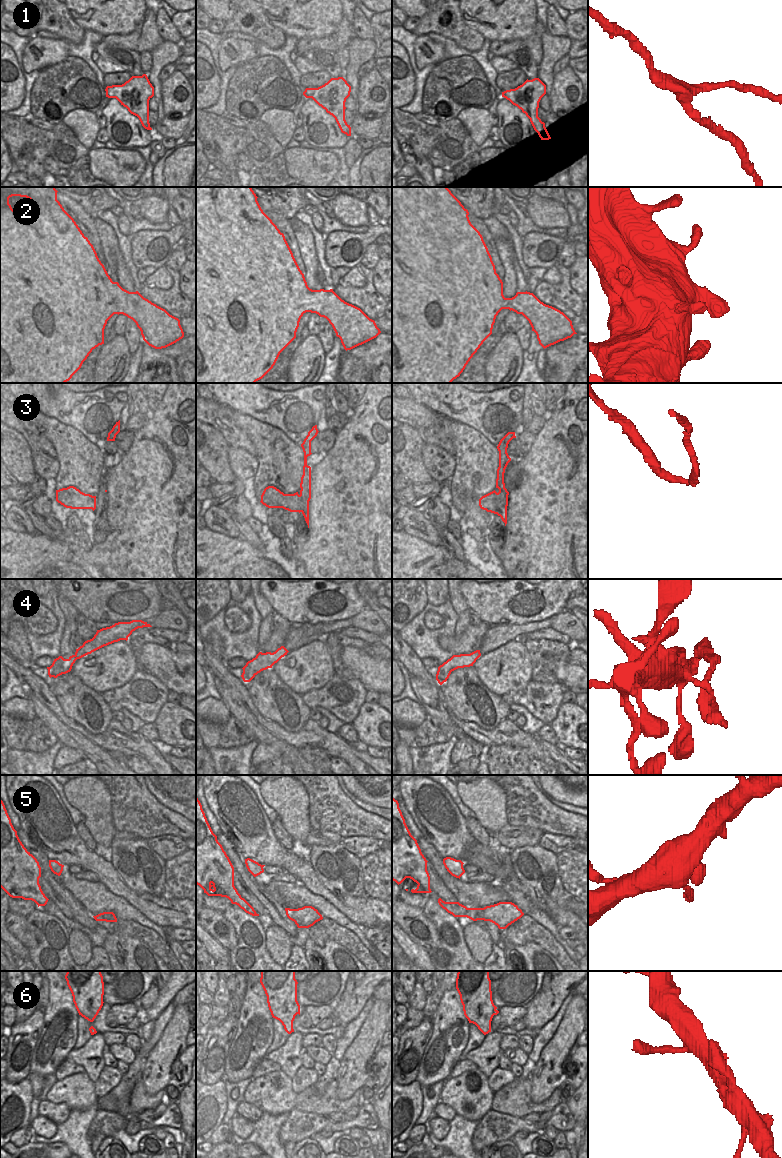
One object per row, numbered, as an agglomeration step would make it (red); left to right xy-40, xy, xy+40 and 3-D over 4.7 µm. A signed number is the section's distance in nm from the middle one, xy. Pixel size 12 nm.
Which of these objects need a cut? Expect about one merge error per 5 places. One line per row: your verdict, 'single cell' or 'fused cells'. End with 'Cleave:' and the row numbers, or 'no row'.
1: single cell
2: single cell
3: fused cells
4: fused cells
5: single cell
6: single cell
Cleave: 3, 4

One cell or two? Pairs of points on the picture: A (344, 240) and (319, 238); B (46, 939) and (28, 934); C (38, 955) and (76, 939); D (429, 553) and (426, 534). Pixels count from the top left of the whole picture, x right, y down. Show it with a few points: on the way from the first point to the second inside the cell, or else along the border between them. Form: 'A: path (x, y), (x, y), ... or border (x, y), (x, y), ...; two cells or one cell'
A: border (324, 236), (324, 259), (326, 261); two cells
B: border (25, 917), (36, 939), (36, 944), (30, 949); two cells
C: border (69, 930), (69, 954), (73, 960); two cells
D: border (405, 532), (431, 544), (442, 545); two cells

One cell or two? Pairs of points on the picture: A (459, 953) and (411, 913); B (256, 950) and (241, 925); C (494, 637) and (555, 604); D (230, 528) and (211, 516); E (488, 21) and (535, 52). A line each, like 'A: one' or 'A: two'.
A: two
B: one
C: two
D: one
E: one

